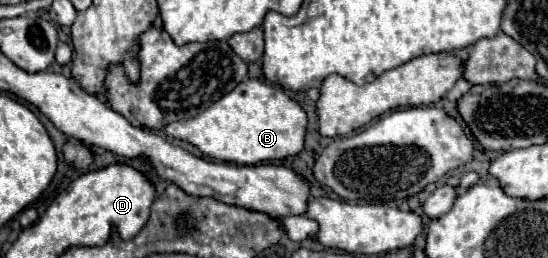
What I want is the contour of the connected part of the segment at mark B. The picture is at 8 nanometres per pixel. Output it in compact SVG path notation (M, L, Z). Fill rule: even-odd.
M244 79L236 89L220 97L196 117L172 121L164 131L174 139L192 143L212 159L236 165L260 165L264 161L286 159L302 151L306 113L282 89L260 79Z

